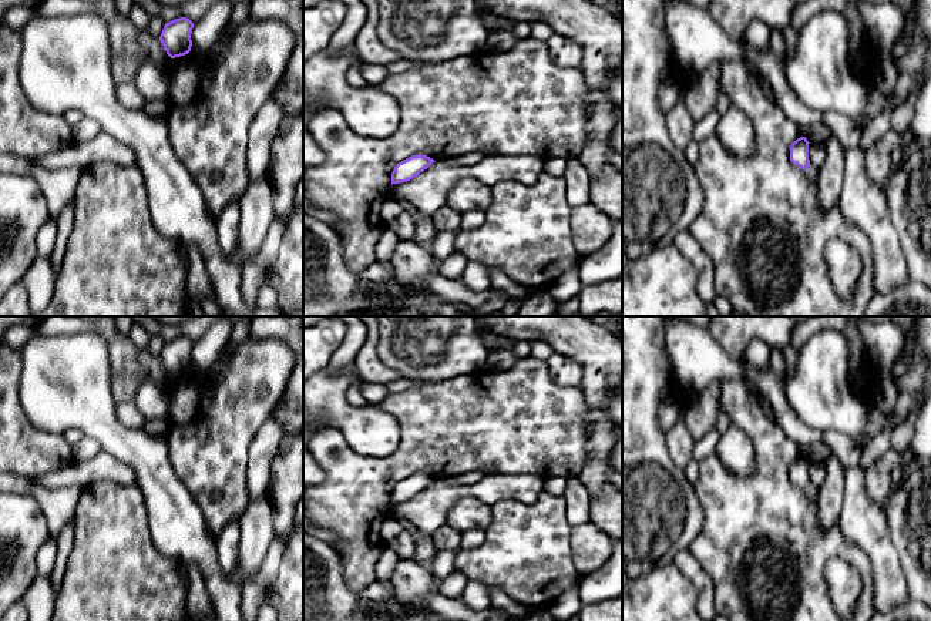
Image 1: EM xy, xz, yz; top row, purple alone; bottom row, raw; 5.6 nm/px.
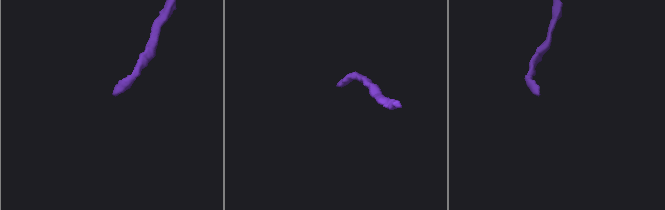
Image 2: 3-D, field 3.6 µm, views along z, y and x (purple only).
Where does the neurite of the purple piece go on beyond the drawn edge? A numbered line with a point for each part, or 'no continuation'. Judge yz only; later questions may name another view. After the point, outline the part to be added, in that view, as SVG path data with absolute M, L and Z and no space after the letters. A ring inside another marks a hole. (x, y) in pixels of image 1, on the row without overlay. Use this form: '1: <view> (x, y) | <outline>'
1: yz (812, 492) | M811 483L804 489L807 497L810 499L811 503L819 503L819 487L813 486Z

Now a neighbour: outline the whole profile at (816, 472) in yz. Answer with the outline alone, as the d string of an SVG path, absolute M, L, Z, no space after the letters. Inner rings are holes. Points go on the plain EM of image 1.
M810 461L809 479L813 486L820 487L826 479L826 467L820 463Z

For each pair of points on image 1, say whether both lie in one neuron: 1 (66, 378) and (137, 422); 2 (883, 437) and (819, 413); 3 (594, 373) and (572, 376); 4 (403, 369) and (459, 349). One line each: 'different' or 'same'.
1: different
2: different
3: different
4: same

